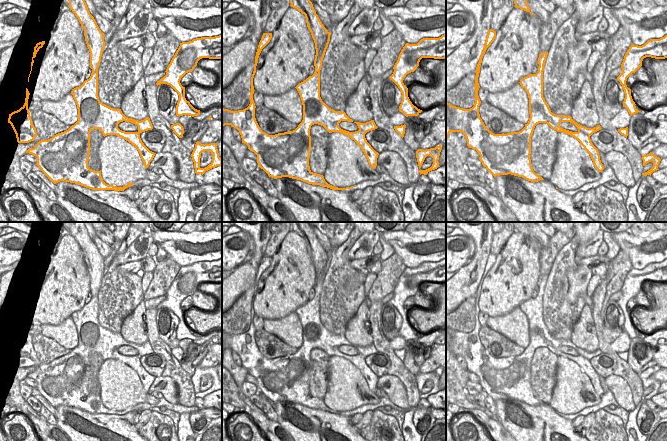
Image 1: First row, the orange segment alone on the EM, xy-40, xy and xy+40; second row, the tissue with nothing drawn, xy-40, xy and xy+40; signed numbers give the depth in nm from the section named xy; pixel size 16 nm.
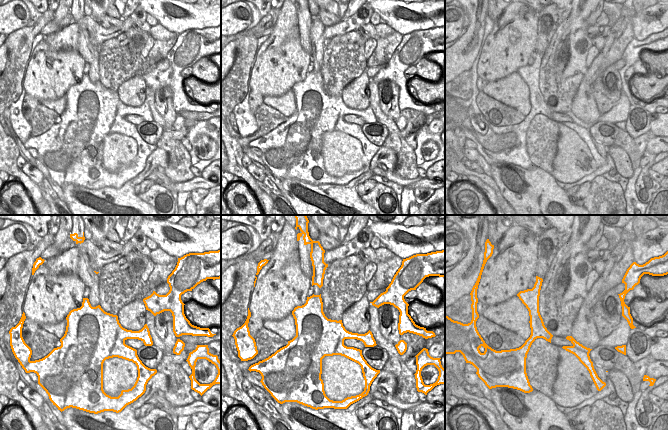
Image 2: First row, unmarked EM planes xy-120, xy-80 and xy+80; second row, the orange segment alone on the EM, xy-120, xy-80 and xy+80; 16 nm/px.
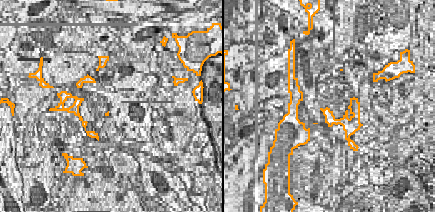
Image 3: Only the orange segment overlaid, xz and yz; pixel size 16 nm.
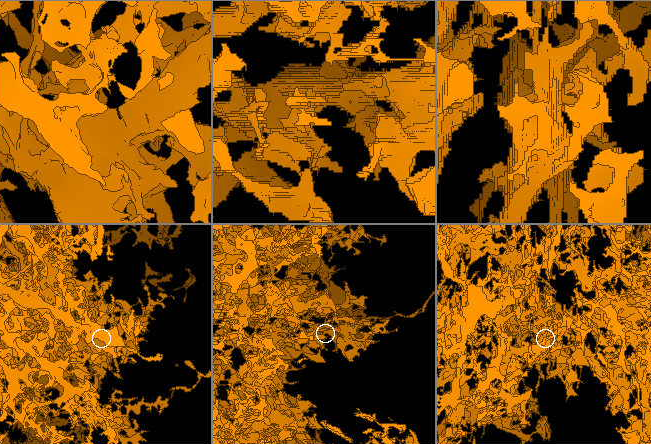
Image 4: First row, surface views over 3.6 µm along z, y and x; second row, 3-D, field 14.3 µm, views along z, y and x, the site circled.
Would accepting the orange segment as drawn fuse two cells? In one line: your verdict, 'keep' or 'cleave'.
cleave

